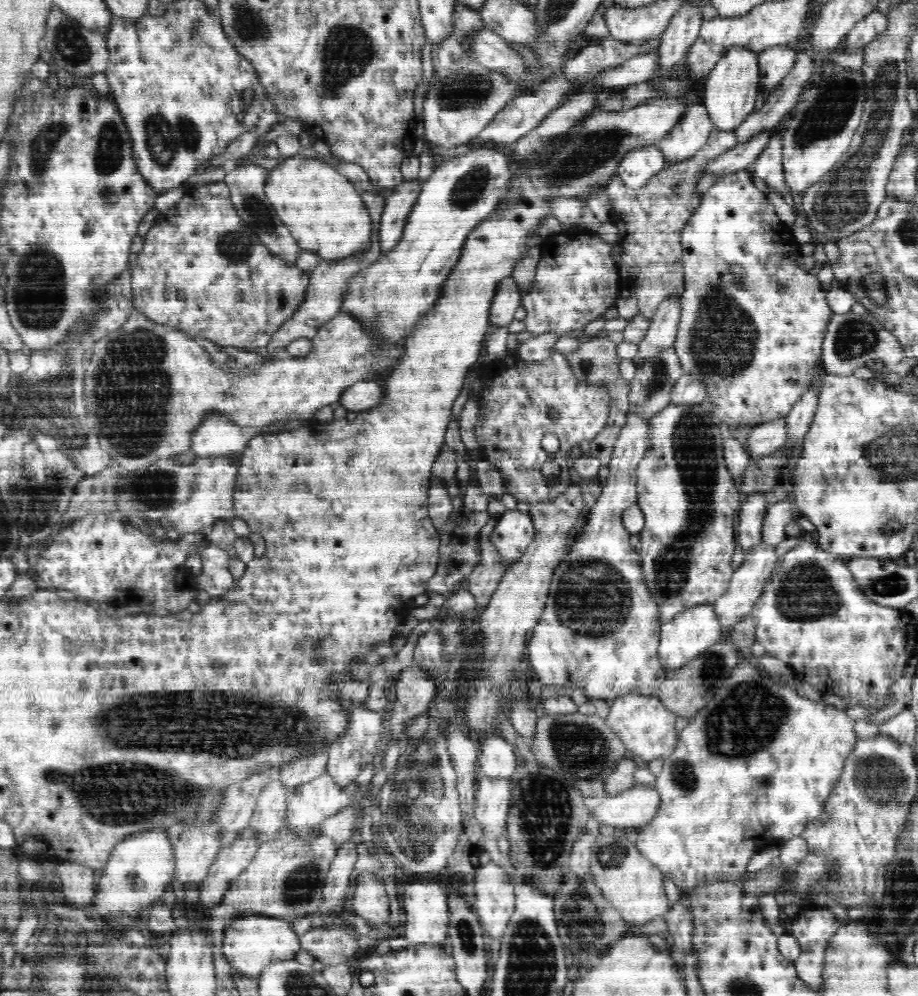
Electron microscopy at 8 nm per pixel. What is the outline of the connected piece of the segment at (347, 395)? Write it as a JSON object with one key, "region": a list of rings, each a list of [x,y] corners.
{"region":[[[362,380],[355,382],[341,394],[337,405],[342,405],[347,411],[365,411],[377,407],[388,393],[377,380]]]}

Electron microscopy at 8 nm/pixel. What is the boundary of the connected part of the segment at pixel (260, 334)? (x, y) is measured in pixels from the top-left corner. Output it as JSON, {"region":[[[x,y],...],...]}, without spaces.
{"region":[[[224,182],[204,184],[198,188],[187,188],[186,195],[178,204],[170,210],[158,212],[158,219],[155,226],[148,232],[143,249],[133,258],[133,265],[130,267],[131,285],[134,295],[134,309],[141,312],[146,318],[158,324],[172,324],[174,328],[181,329],[187,336],[193,336],[198,340],[208,340],[219,347],[234,346],[234,348],[245,349],[246,351],[262,348],[271,342],[276,332],[286,320],[292,318],[298,306],[304,303],[304,295],[309,285],[309,272],[303,272],[296,266],[290,266],[282,262],[282,259],[274,256],[258,237],[248,234],[248,227],[232,205],[230,189]]]}

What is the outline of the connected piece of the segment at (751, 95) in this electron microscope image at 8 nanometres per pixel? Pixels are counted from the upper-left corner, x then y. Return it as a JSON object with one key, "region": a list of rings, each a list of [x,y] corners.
{"region":[[[732,47],[707,74],[704,84],[704,106],[708,108],[711,122],[718,130],[734,131],[748,116],[754,113],[756,90],[760,90],[758,53],[746,47]]]}

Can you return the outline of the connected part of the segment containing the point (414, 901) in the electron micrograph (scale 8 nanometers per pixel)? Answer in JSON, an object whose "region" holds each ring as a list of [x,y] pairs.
{"region":[[[414,880],[404,886],[406,938],[412,944],[438,944],[446,938],[448,896],[436,880]]]}

